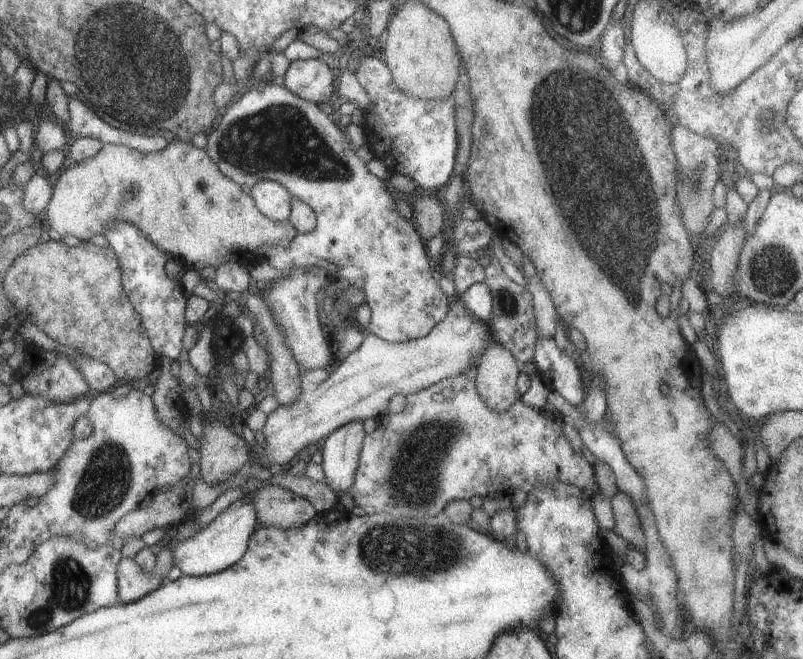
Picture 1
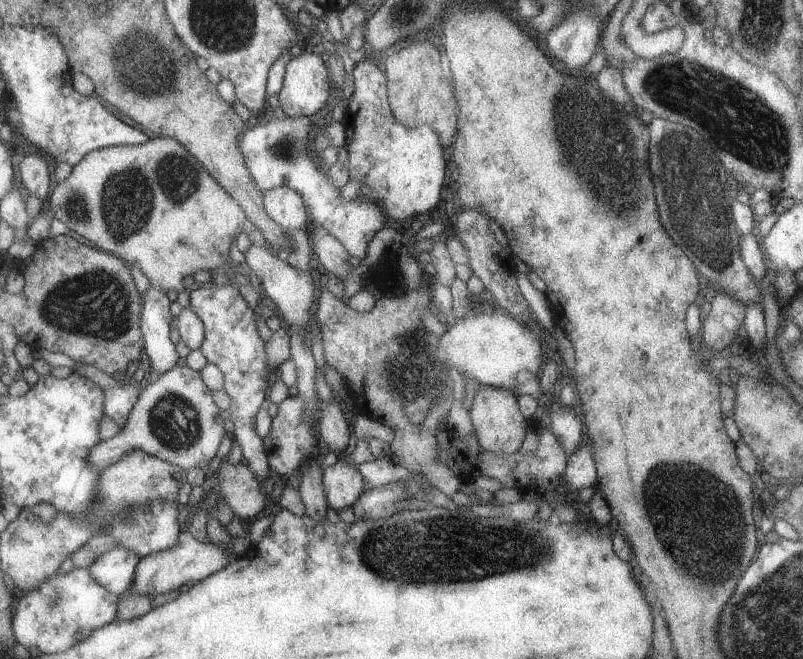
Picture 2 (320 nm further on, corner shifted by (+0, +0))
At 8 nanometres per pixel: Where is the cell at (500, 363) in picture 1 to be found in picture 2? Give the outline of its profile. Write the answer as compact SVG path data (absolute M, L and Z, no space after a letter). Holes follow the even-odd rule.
M481 386L472 400L469 416L478 445L484 451L504 457L513 454L523 446L526 430L525 418L519 412L516 396L511 391L504 388L491 391Z

